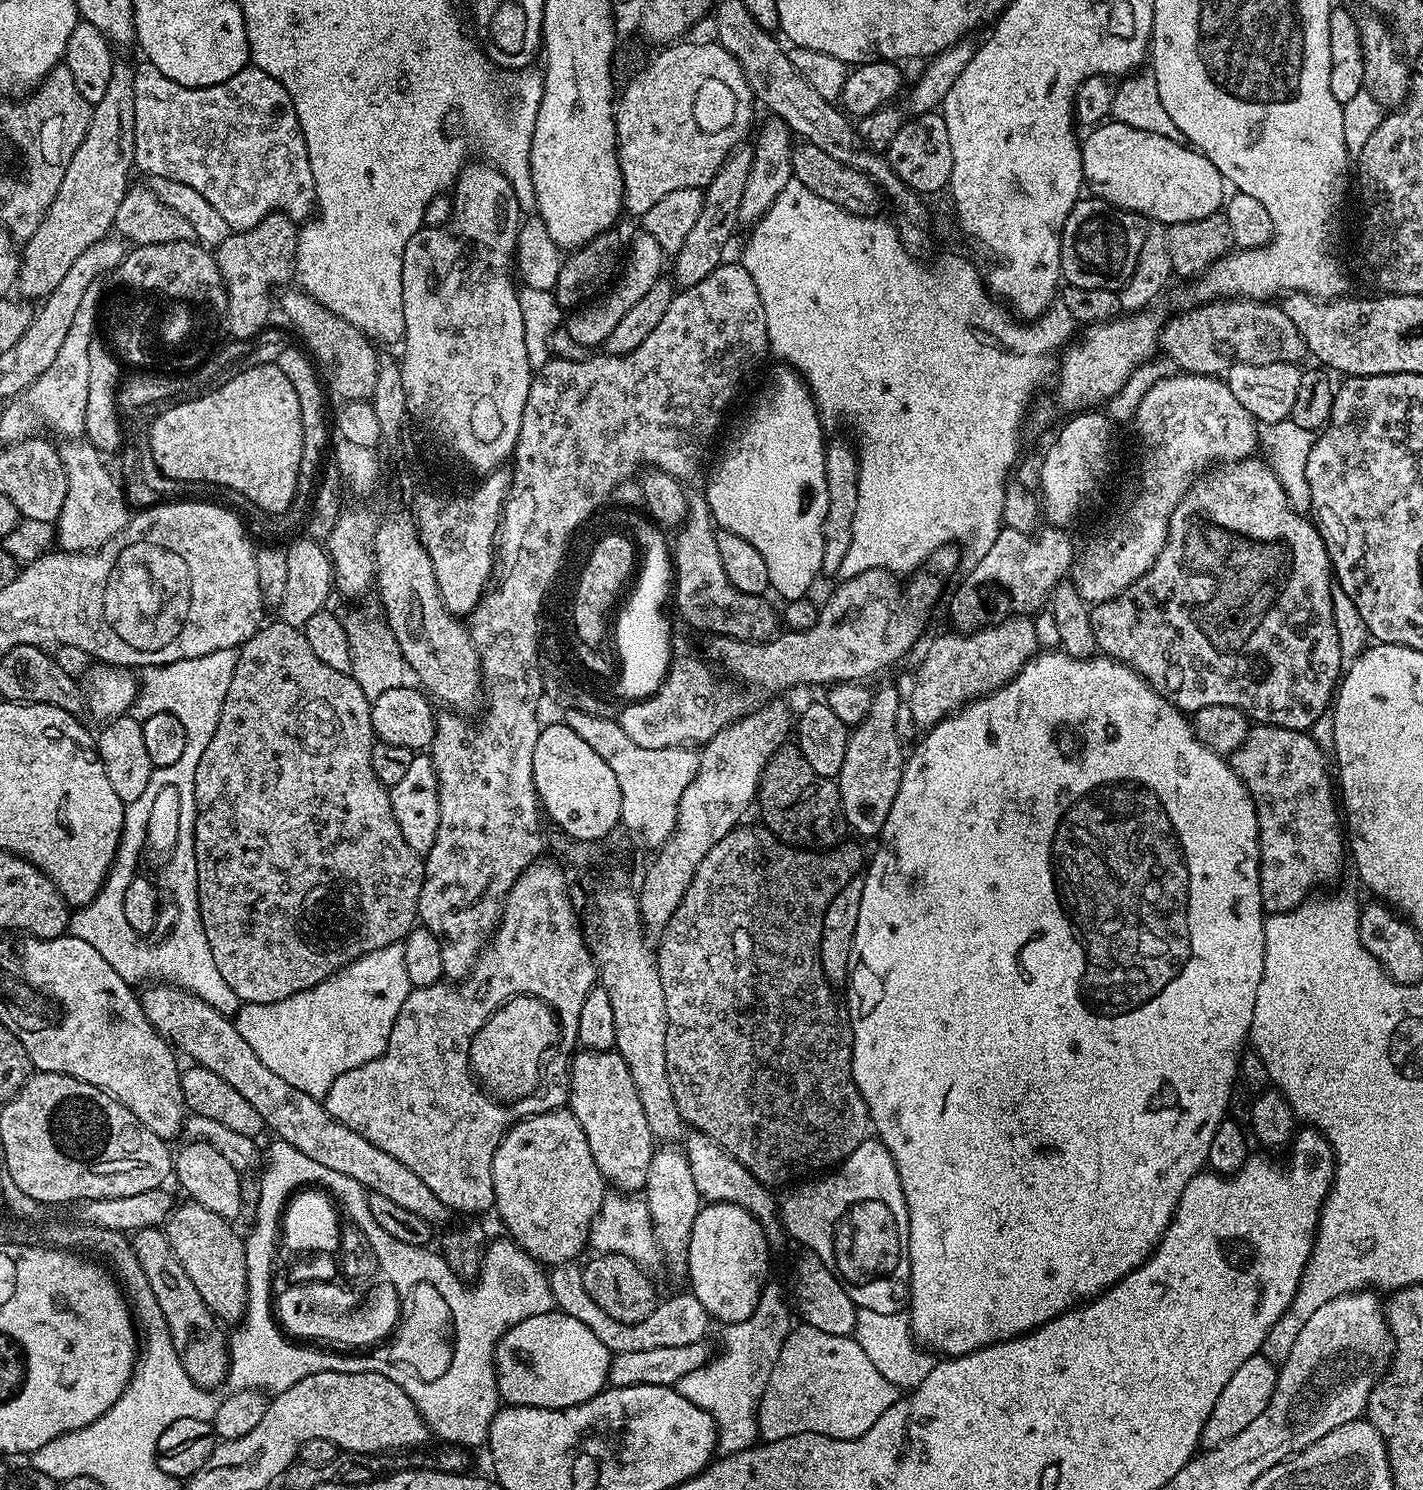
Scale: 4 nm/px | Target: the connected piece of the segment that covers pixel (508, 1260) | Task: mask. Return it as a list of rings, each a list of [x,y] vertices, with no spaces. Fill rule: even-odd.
[[[276,1138],[271,1141],[273,1144],[269,1146],[268,1152],[266,1148],[266,1163],[263,1165],[262,1171],[259,1173],[261,1182],[261,1198],[258,1201],[257,1214],[253,1222],[251,1222],[248,1234],[243,1237],[245,1244],[245,1262],[246,1262],[246,1282],[248,1283],[248,1305],[242,1317],[240,1329],[236,1333],[231,1333],[228,1341],[228,1374],[226,1384],[229,1389],[252,1388],[263,1390],[268,1394],[285,1392],[290,1390],[290,1386],[294,1386],[294,1382],[302,1382],[302,1378],[306,1378],[310,1374],[318,1374],[319,1372],[377,1372],[378,1374],[386,1374],[386,1378],[390,1378],[390,1382],[398,1382],[398,1386],[402,1386],[402,1390],[406,1390],[406,1394],[410,1394],[410,1398],[414,1402],[414,1406],[418,1406],[420,1413],[424,1415],[424,1420],[428,1423],[429,1429],[433,1433],[436,1432],[441,1437],[441,1441],[458,1444],[463,1448],[475,1450],[476,1447],[487,1445],[488,1431],[490,1430],[490,1422],[495,1418],[498,1409],[501,1407],[502,1401],[500,1391],[496,1385],[496,1344],[506,1334],[506,1330],[510,1330],[518,1322],[522,1322],[531,1316],[538,1314],[546,1314],[556,1308],[556,1299],[548,1285],[547,1275],[542,1271],[541,1265],[533,1260],[515,1240],[511,1238],[503,1238],[504,1240],[496,1240],[487,1245],[484,1261],[480,1267],[480,1275],[474,1281],[476,1292],[460,1293],[462,1288],[461,1281],[448,1280],[448,1300],[458,1310],[457,1329],[460,1331],[460,1344],[454,1349],[452,1359],[449,1361],[448,1369],[428,1378],[424,1381],[411,1374],[402,1366],[389,1366],[385,1362],[377,1362],[377,1360],[336,1360],[336,1356],[320,1356],[320,1352],[300,1352],[300,1348],[288,1348],[288,1344],[284,1344],[284,1340],[280,1340],[280,1336],[276,1336],[276,1332],[272,1332],[272,1320],[268,1320],[268,1279],[270,1279],[270,1261],[269,1257],[273,1257],[273,1224],[276,1222],[276,1211],[280,1206],[280,1200],[288,1193],[289,1189],[296,1185],[299,1181],[318,1180],[327,1182],[333,1188],[339,1188],[343,1183],[343,1176],[338,1174],[338,1170],[329,1170],[326,1166],[321,1166],[318,1162],[314,1162],[314,1158],[306,1158],[306,1154],[302,1154],[302,1150],[294,1150],[294,1146],[290,1146],[290,1142]]]

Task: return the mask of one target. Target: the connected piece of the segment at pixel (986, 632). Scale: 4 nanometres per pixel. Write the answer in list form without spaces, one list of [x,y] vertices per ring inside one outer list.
[[[1013,614],[975,632],[952,635],[956,636],[938,637],[925,650],[924,661],[912,684],[912,693],[909,696],[907,693],[906,703],[910,706],[910,714],[914,714],[917,729],[932,728],[938,721],[963,708],[969,700],[1006,686],[1038,651],[1031,615]]]

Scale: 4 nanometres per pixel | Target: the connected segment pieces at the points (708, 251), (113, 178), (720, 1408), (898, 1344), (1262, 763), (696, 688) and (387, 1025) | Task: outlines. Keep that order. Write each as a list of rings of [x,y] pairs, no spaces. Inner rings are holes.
[[[751,143],[737,144],[726,158],[726,162],[722,162],[722,166],[716,171],[708,187],[703,189],[702,210],[698,210],[698,219],[694,221],[690,234],[686,234],[686,242],[682,242],[682,250],[678,250],[674,254],[673,260],[676,261],[673,264],[671,261],[670,264],[670,272],[671,268],[673,272],[671,275],[681,289],[702,282],[702,278],[706,278],[713,270],[720,267],[725,259],[724,251],[727,250],[728,243],[732,240],[732,231],[735,228],[739,229],[742,224],[738,218],[738,210],[741,208],[741,197],[745,192],[746,178],[750,173],[752,149]]]
[[[117,59],[112,66],[110,74],[110,82],[107,89],[98,103],[92,105],[92,117],[88,123],[86,130],[86,138],[82,138],[82,142],[78,146],[78,150],[74,152],[74,158],[70,158],[70,162],[66,166],[66,174],[62,178],[62,186],[58,186],[58,194],[54,194],[54,202],[50,202],[50,210],[46,210],[46,214],[42,218],[42,222],[38,226],[38,230],[34,230],[34,234],[28,240],[23,241],[21,251],[18,256],[18,271],[16,273],[16,288],[21,297],[27,298],[29,301],[39,301],[41,298],[49,296],[54,290],[54,286],[58,286],[58,282],[62,282],[62,278],[66,278],[66,270],[70,270],[70,266],[74,266],[74,261],[82,254],[82,250],[86,250],[86,246],[94,246],[94,242],[105,239],[113,231],[116,223],[116,215],[118,214],[118,206],[122,206],[122,198],[129,190],[130,181],[128,175],[134,172],[136,159],[134,158],[134,78],[136,73],[133,65],[127,64],[126,61]]]
[[[772,1283],[765,1285],[758,1306],[749,1318],[723,1327],[722,1354],[711,1357],[707,1364],[692,1370],[674,1385],[676,1392],[714,1418],[717,1451],[721,1455],[738,1453],[757,1443],[757,1406],[769,1382],[774,1362],[778,1360],[778,1354],[792,1329],[792,1312],[785,1293],[783,1296],[781,1288]]]
[[[862,1308],[856,1313],[853,1339],[856,1339],[870,1362],[898,1390],[909,1392],[922,1384],[936,1363],[935,1355],[923,1350],[912,1335],[909,1317],[898,1312],[882,1312],[878,1308]]]
[[[1256,724],[1245,741],[1230,756],[1232,768],[1246,786],[1258,814],[1260,839],[1260,897],[1265,913],[1289,912],[1309,899],[1323,884],[1332,884],[1346,864],[1346,836],[1336,825],[1338,800],[1334,795],[1334,780],[1328,777],[1325,749],[1308,732],[1279,728],[1273,724]]]
[[[677,655],[668,665],[668,673],[655,694],[645,700],[625,703],[624,709],[619,709],[622,730],[626,730],[626,735],[636,745],[646,746],[646,750],[662,750],[679,744],[703,746],[718,730],[753,711],[751,691],[727,679],[719,680],[711,672],[713,669],[701,660],[696,656]]]
[[[403,943],[391,944],[358,958],[353,964],[345,964],[330,979],[290,998],[282,998],[282,1002],[241,1003],[234,1023],[238,1034],[246,1038],[250,1050],[254,1050],[254,1054],[258,1054],[262,1063],[269,1070],[274,1070],[278,1078],[290,1082],[290,1086],[294,1086],[294,1090],[302,1090],[302,1094],[322,1098],[330,1090],[334,1078],[342,1078],[346,1070],[354,1070],[383,1054],[394,1026],[394,1018],[398,1018],[398,1010],[402,1010],[402,1002],[406,1002],[412,989],[410,978],[406,978]]]

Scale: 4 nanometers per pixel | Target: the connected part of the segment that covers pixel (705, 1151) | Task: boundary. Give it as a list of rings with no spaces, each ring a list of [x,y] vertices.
[[[689,1131],[686,1139],[683,1141],[682,1147],[684,1155],[688,1158],[690,1174],[694,1178],[694,1186],[698,1190],[701,1201],[742,1206],[762,1225],[764,1234],[768,1237],[769,1241],[776,1242],[776,1239],[782,1236],[782,1225],[778,1215],[778,1200],[777,1197],[772,1197],[773,1189],[769,1185],[761,1184],[758,1178],[754,1178],[750,1174],[750,1170],[746,1170],[746,1166],[742,1166],[742,1162],[735,1160],[725,1148],[718,1146],[718,1142],[710,1139],[705,1132]]]

